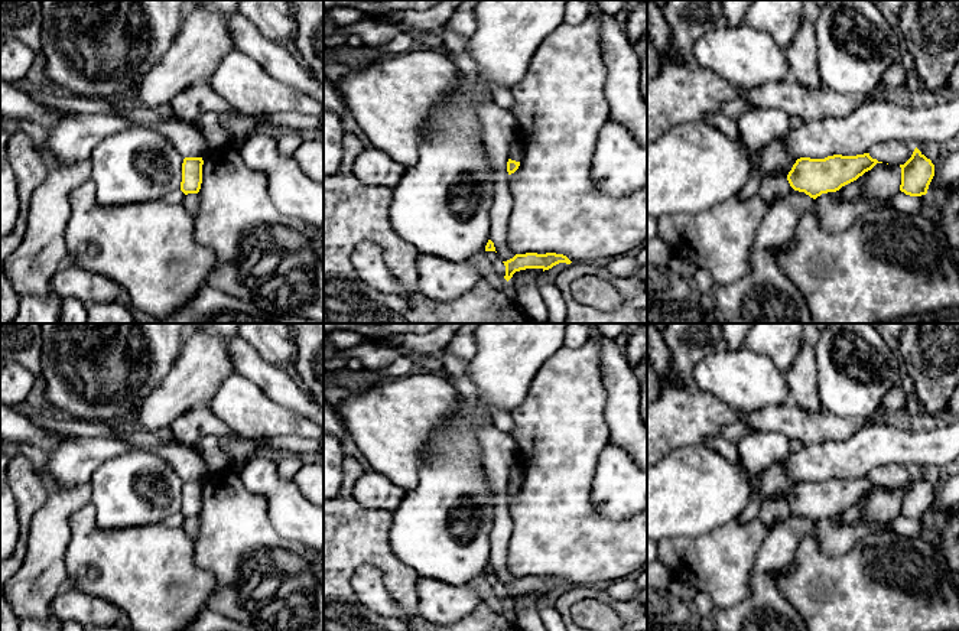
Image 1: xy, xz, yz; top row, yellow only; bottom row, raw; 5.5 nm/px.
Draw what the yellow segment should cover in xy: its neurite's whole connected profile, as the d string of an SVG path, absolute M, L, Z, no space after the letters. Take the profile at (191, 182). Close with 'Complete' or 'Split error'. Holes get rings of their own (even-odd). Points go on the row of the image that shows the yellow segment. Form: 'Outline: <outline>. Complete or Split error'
Outline: M185 157L182 163L181 191L188 193L198 193L202 183L202 157Z. Complete

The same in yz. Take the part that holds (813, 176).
Outline: M869 153L856 156L833 155L825 159L800 157L787 175L794 191L816 199L822 193L836 192L871 170L878 162Z. Complete

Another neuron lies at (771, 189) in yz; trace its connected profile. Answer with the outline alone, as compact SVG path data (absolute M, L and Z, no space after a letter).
M780 176L764 178L758 189L758 193L768 206L773 206L791 192L794 189L790 186L787 178Z

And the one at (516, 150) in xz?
M517 134L508 146L508 159L516 160L516 162L521 162L524 156L524 142L520 137L520 134Z

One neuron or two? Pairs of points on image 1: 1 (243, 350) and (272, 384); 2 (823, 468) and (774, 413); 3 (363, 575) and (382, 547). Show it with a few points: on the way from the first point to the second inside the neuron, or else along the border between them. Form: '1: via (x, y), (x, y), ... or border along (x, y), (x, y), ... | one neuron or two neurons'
1: via (246, 358), (263, 376) | one neuron
2: border along (838, 439), (805, 445) | two neurons
3: border along (353, 571), (373, 565), (389, 592) | two neurons

